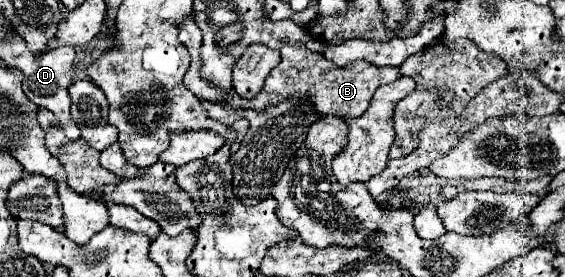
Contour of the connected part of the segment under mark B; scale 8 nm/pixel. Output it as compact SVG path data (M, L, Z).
M188 17L180 25L178 39L192 55L192 63L190 63L190 69L188 69L186 77L184 77L184 85L204 101L214 101L214 103L224 103L226 101L236 109L264 111L264 107L288 101L290 97L296 97L296 99L308 97L308 101L316 107L316 113L320 113L320 115L334 115L334 117L350 117L350 119L354 119L354 117L360 117L368 109L368 103L370 103L374 91L380 85L392 83L398 77L402 77L398 67L372 67L370 63L350 63L348 67L336 67L332 61L328 61L326 57L322 57L318 53L308 51L306 47L294 47L294 45L286 43L280 49L282 61L274 69L274 75L268 75L268 79L266 79L262 91L258 93L258 97L248 101L248 99L236 95L234 89L220 91L220 87L214 87L214 83L208 83L206 79L202 79L202 75L200 75L200 67L202 67L202 57L200 57L202 31L194 23L194 17Z

